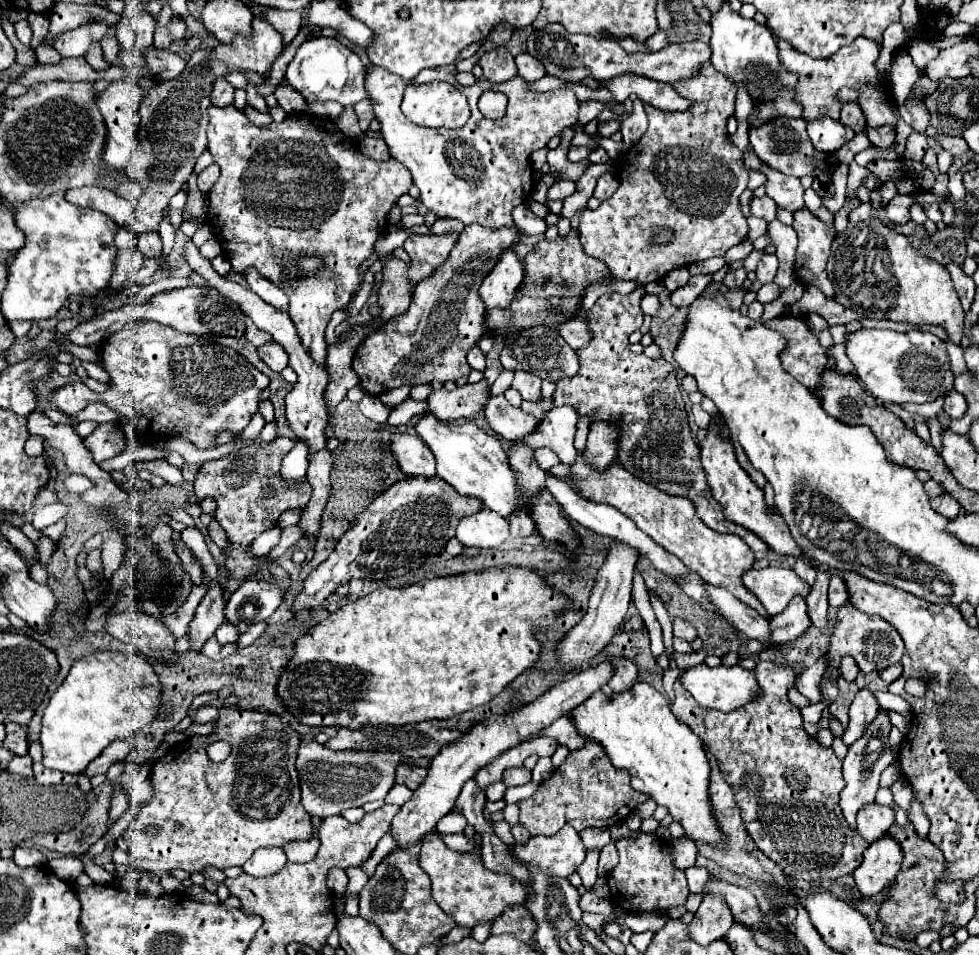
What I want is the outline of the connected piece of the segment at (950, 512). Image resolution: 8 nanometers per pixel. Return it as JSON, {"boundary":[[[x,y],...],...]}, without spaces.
{"boundary":[[[941,495],[941,497],[931,499],[931,507],[949,519],[955,519],[959,515],[959,509],[961,509],[961,505],[951,495]]]}

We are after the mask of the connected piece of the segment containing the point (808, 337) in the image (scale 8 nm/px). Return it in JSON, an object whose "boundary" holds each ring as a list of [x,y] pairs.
{"boundary":[[[789,315],[769,319],[769,321],[765,321],[765,327],[779,331],[787,339],[787,345],[781,351],[781,363],[783,363],[785,371],[791,373],[801,385],[805,385],[807,389],[813,391],[819,385],[819,373],[823,371],[823,347],[819,345],[819,339],[807,329],[803,319],[795,319]]]}

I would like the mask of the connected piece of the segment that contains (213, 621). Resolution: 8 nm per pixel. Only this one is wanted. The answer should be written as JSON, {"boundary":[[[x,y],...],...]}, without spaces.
{"boundary":[[[217,581],[209,583],[207,595],[201,599],[199,607],[195,609],[195,617],[189,623],[189,649],[191,651],[201,651],[201,645],[209,637],[215,635],[217,627],[225,621],[225,595],[223,589]]]}

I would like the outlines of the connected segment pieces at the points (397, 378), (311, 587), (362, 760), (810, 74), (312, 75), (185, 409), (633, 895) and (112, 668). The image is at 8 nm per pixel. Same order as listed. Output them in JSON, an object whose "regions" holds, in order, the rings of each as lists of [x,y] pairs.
{"regions":[[[[479,223],[467,225],[459,243],[449,253],[449,259],[425,281],[415,287],[413,301],[407,313],[367,337],[353,359],[353,369],[361,379],[361,389],[371,395],[381,395],[387,389],[421,383],[457,381],[471,373],[467,353],[483,335],[483,309],[479,287],[485,275],[501,257],[503,249],[513,247],[517,229],[487,229]]],[[[405,477],[383,491],[361,515],[355,525],[339,539],[335,551],[305,579],[303,591],[293,601],[293,615],[323,605],[323,601],[339,587],[355,577],[391,579],[419,569],[425,557],[439,555],[443,545],[455,535],[457,521],[481,511],[483,505],[475,497],[461,497],[451,485],[439,477]]],[[[301,741],[297,755],[297,771],[301,779],[301,803],[309,815],[331,817],[351,807],[363,807],[367,801],[385,799],[395,785],[397,767],[403,763],[401,753],[369,753],[369,751],[329,751],[317,741]]],[[[857,37],[857,41],[853,41],[847,47],[841,47],[833,57],[827,59],[813,59],[807,53],[793,49],[793,45],[787,43],[785,39],[779,39],[777,47],[779,47],[781,65],[785,65],[789,73],[797,75],[797,85],[793,87],[793,93],[795,93],[795,101],[801,101],[803,105],[803,119],[807,121],[815,121],[817,117],[839,119],[841,101],[837,101],[837,93],[843,87],[849,87],[859,93],[855,103],[863,109],[869,127],[877,129],[883,125],[891,125],[891,127],[897,125],[897,115],[893,111],[895,101],[893,101],[889,77],[879,75],[879,69],[875,65],[881,53],[881,43],[869,41],[867,37]]],[[[315,37],[315,39],[305,41],[297,49],[293,61],[289,63],[285,77],[303,95],[307,105],[313,105],[317,101],[319,103],[337,101],[343,107],[347,107],[347,105],[353,105],[353,103],[357,103],[357,101],[367,97],[363,62],[357,54],[349,47],[345,47],[335,37]]],[[[131,321],[123,325],[123,329],[119,329],[117,333],[111,333],[101,343],[101,361],[103,369],[111,377],[109,389],[105,393],[95,393],[81,381],[75,381],[51,391],[47,395],[49,405],[63,413],[73,413],[77,409],[83,409],[87,403],[101,401],[115,413],[119,413],[119,421],[115,423],[115,427],[121,429],[127,437],[131,435],[131,429],[147,427],[143,431],[159,431],[161,439],[181,437],[193,443],[197,449],[215,447],[215,439],[221,431],[231,431],[239,435],[249,425],[253,413],[259,411],[261,393],[269,387],[269,377],[257,371],[237,351],[217,343],[209,343],[207,339],[197,335],[179,333],[153,321]]],[[[639,831],[633,833],[633,837],[617,839],[615,845],[619,851],[619,863],[607,877],[607,885],[611,889],[611,903],[615,907],[625,909],[627,913],[643,913],[643,911],[663,913],[669,907],[685,905],[689,897],[685,871],[673,865],[667,841],[661,841],[655,835]]],[[[99,651],[73,663],[63,685],[53,693],[43,715],[43,765],[61,773],[83,773],[115,739],[131,739],[155,719],[161,683],[153,667],[133,653]]]]}

